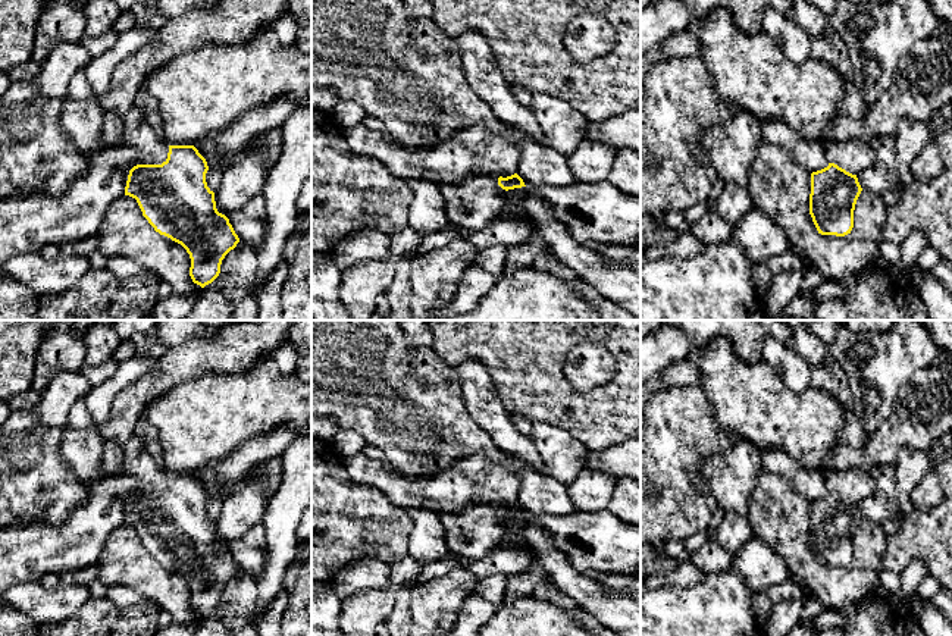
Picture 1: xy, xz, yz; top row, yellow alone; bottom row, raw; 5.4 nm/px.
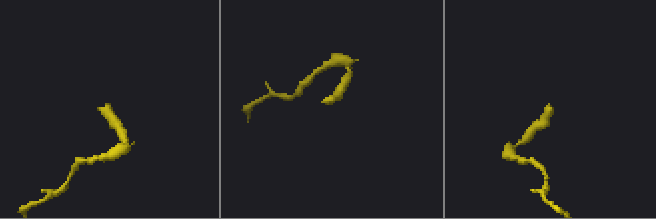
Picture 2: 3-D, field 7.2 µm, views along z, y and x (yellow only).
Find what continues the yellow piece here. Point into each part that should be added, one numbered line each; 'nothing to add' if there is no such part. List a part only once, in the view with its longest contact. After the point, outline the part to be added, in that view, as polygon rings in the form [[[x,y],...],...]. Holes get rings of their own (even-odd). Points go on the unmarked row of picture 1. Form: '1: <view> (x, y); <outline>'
1: xy (152, 479); [[[137,436],[122,445],[125,464],[116,474],[128,473],[140,483],[140,494],[162,494],[167,488],[169,473],[160,469]]]

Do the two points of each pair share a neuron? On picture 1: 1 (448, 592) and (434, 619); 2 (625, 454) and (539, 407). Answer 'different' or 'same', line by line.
1: same
2: different

